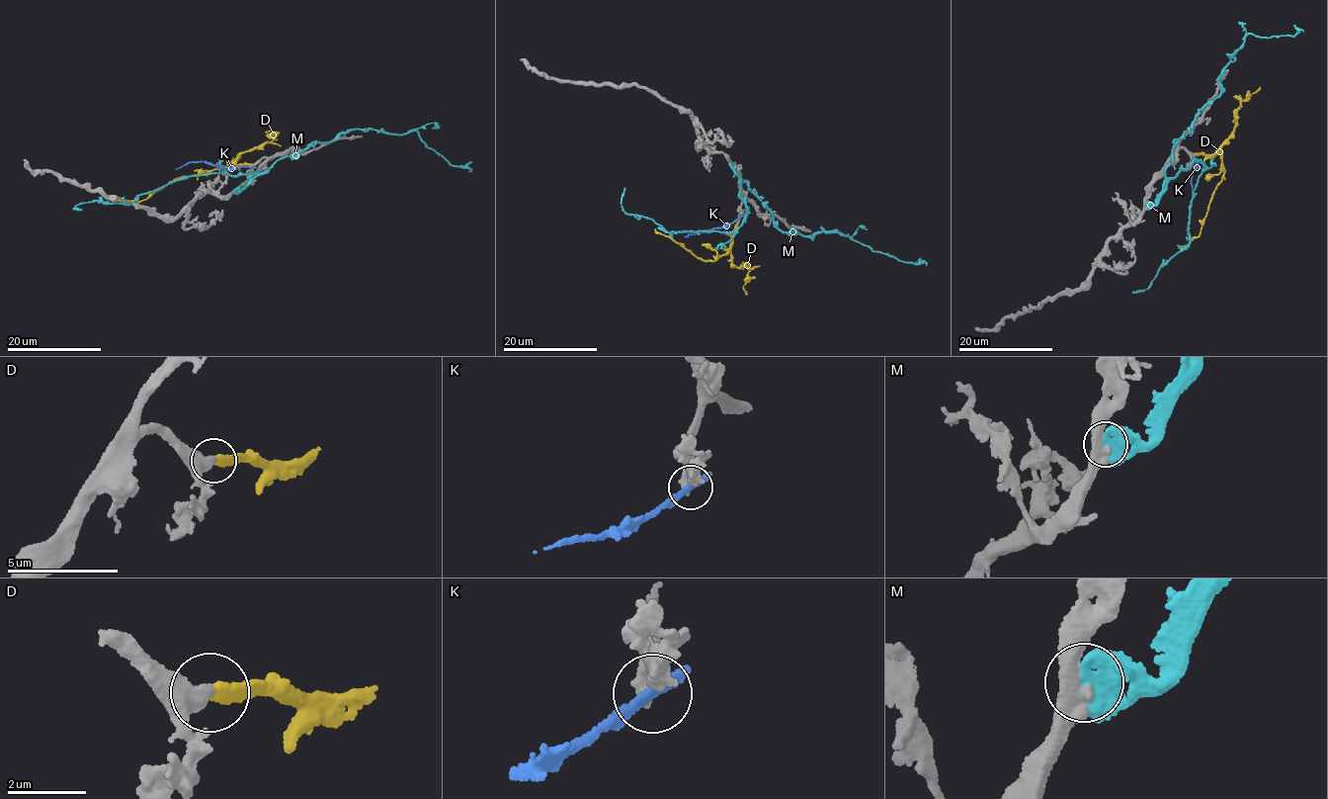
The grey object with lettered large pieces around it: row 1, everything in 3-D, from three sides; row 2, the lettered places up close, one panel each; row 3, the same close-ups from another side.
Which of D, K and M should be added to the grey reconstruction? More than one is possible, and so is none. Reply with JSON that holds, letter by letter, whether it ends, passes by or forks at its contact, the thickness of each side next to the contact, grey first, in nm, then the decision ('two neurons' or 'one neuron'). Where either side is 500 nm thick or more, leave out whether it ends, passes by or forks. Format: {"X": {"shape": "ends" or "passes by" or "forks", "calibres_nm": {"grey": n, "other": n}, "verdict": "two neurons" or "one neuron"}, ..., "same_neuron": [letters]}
{"D": {"shape": "ends", "calibres_nm": {"grey": 340, "other": 320}, "verdict": "one neuron"}, "K": {"shape": "ends", "calibres_nm": {"grey": 400, "other": 320}, "verdict": "two neurons"}, "M": {"calibres_nm": {"grey": 460, "other": 700}, "verdict": "two neurons"}, "same_neuron": ["D"]}

